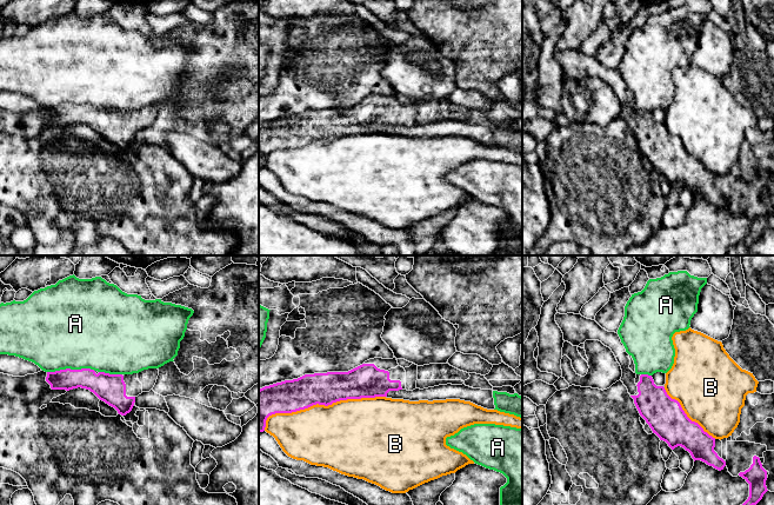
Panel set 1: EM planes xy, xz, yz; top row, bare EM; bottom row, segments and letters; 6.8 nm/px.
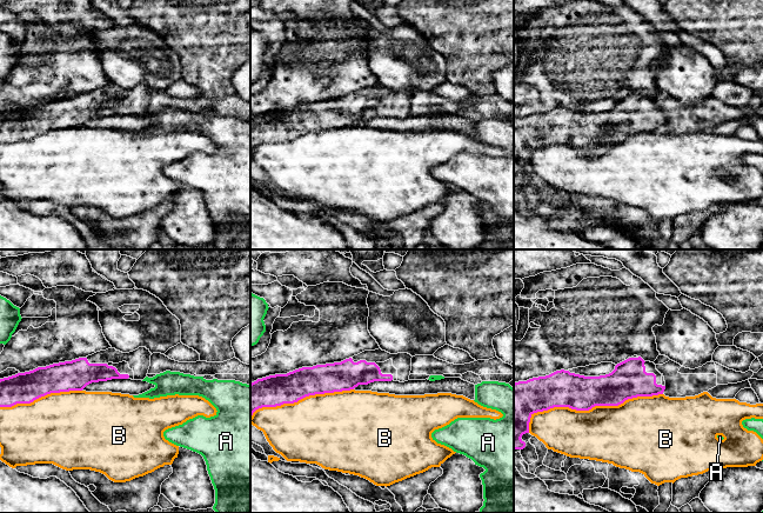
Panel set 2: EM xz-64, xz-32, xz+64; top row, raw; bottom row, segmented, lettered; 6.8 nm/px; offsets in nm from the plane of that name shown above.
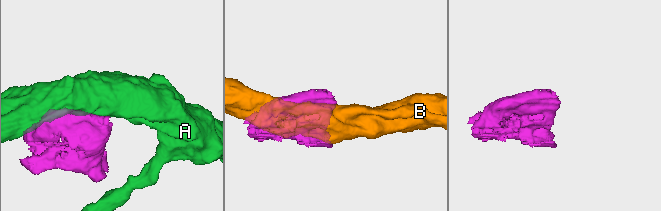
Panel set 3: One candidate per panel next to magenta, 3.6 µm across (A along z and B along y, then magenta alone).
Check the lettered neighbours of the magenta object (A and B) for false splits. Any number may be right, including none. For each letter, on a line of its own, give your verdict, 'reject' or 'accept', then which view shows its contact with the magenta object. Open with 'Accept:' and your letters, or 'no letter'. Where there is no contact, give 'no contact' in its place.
Accept: no letter
A: reject | xy
B: reject | xz

